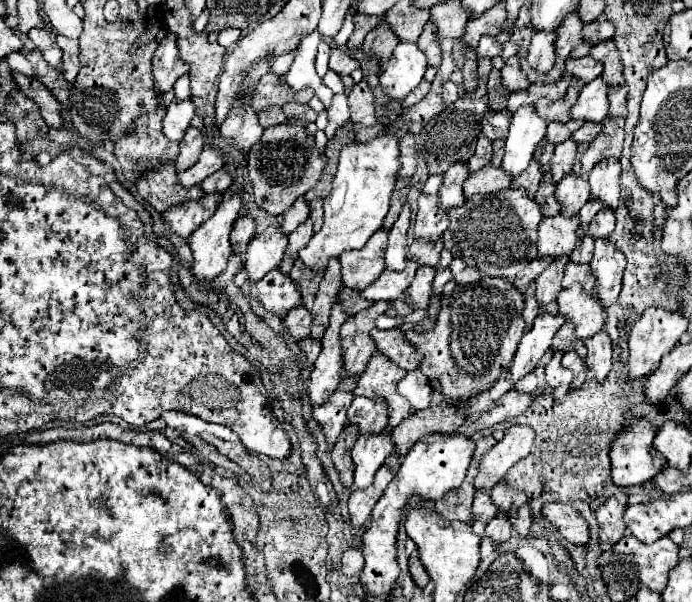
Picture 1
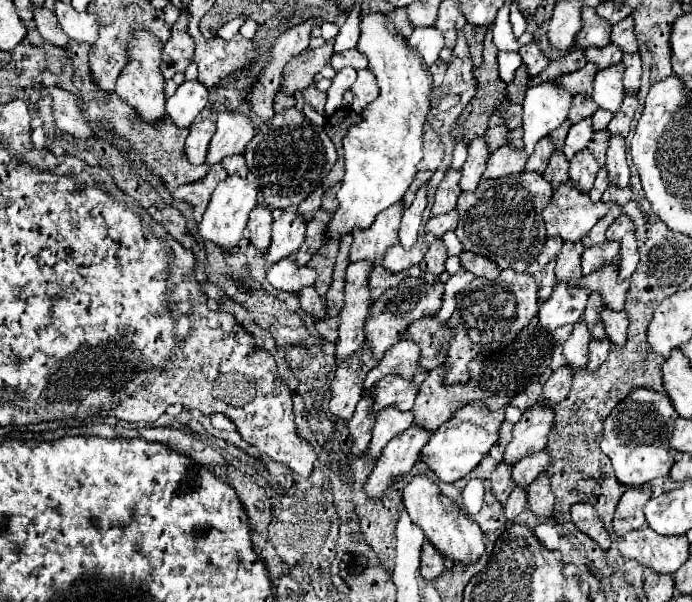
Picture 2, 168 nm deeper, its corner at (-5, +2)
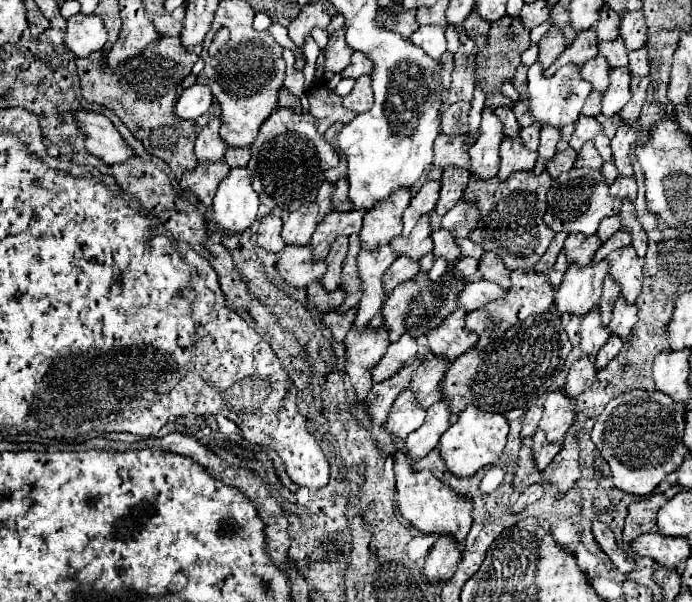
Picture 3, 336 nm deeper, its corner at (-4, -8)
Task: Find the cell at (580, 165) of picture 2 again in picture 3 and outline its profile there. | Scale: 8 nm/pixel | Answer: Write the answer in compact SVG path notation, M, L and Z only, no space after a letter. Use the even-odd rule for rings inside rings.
M587 142L587 144L579 150L579 158L577 158L575 166L577 166L577 168L579 168L579 166L589 166L589 168L595 168L595 170L599 170L599 168L603 166L603 158L599 156L597 148L593 146L593 142Z

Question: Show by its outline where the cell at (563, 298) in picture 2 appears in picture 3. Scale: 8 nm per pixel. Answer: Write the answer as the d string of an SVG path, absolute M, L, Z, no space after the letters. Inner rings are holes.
M605 260L587 264L587 266L571 264L563 276L559 290L555 292L557 310L561 314L573 312L573 314L583 316L591 308L595 308L601 298L607 270L609 270L609 264Z

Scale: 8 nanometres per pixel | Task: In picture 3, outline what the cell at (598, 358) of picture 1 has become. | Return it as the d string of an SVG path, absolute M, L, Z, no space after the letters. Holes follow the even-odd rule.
M617 298L615 308L613 308L613 316L609 322L611 334L625 338L631 332L631 328L635 326L635 322L637 322L637 306L627 304L623 298Z

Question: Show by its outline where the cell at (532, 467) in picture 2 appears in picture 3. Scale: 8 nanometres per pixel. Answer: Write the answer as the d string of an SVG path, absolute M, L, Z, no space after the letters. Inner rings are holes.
M537 430L533 436L533 456L535 456L537 468L543 470L553 460L553 456L561 450L561 446L563 446L561 442L547 442L545 432Z

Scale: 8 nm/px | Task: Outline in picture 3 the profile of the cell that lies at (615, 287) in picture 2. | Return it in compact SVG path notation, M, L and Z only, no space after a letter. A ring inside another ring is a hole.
M623 246L619 250L613 250L607 256L609 262L609 274L615 278L617 284L621 284L621 296L627 302L635 302L641 294L643 284L643 258L637 258L633 246Z

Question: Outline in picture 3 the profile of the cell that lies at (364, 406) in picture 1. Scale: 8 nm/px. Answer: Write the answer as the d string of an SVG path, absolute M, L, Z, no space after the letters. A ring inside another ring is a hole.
M433 358L433 360L425 360L415 370L409 386L415 390L417 402L423 408L429 408L431 404L435 404L437 400L443 398L441 382L443 382L447 368L449 368L449 362L445 362L445 358Z

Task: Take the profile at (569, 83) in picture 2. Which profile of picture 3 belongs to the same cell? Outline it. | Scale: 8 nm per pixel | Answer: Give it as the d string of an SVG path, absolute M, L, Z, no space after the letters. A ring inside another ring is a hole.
M595 56L593 60L589 60L589 62L581 68L581 74L583 74L583 78L585 78L587 82L593 84L595 90L605 92L607 86L609 86L609 70L611 70L609 62L605 62L605 58L601 58L601 56Z

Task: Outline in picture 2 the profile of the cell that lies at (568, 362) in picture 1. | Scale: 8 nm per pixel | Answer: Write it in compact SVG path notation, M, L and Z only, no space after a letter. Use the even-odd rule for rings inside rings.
M592 340L590 342L590 362L586 366L588 372L594 372L608 356L610 352L610 342L608 340Z

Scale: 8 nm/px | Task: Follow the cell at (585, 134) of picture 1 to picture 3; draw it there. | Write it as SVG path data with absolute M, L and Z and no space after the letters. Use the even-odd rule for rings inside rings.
M599 114L599 116L597 116L597 122L603 126L603 134L605 134L607 138L613 138L613 136L615 136L615 130L617 130L619 124L621 124L621 118L619 118L619 114L615 114L615 116L611 116L611 118Z

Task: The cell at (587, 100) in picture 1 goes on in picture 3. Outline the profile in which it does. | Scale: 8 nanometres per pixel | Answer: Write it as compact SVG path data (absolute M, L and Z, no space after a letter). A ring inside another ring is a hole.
M621 66L617 70L611 70L609 78L611 78L611 84L603 94L603 114L615 116L631 100L631 90L629 90L631 74L627 66Z

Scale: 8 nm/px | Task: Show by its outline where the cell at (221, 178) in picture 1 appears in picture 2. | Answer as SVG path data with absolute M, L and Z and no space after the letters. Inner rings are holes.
M242 154L226 158L226 162L222 162L222 166L226 168L228 176L234 176L236 174L236 176L246 178L246 174L248 174L248 168L246 168L246 162L244 162L244 156Z

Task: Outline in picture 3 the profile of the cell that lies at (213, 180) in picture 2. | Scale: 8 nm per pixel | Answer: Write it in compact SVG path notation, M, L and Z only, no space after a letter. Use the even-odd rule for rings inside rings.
M225 160L219 162L197 162L193 170L187 170L181 176L181 190L193 192L205 206L211 206L213 196L221 180L229 174L229 166Z

